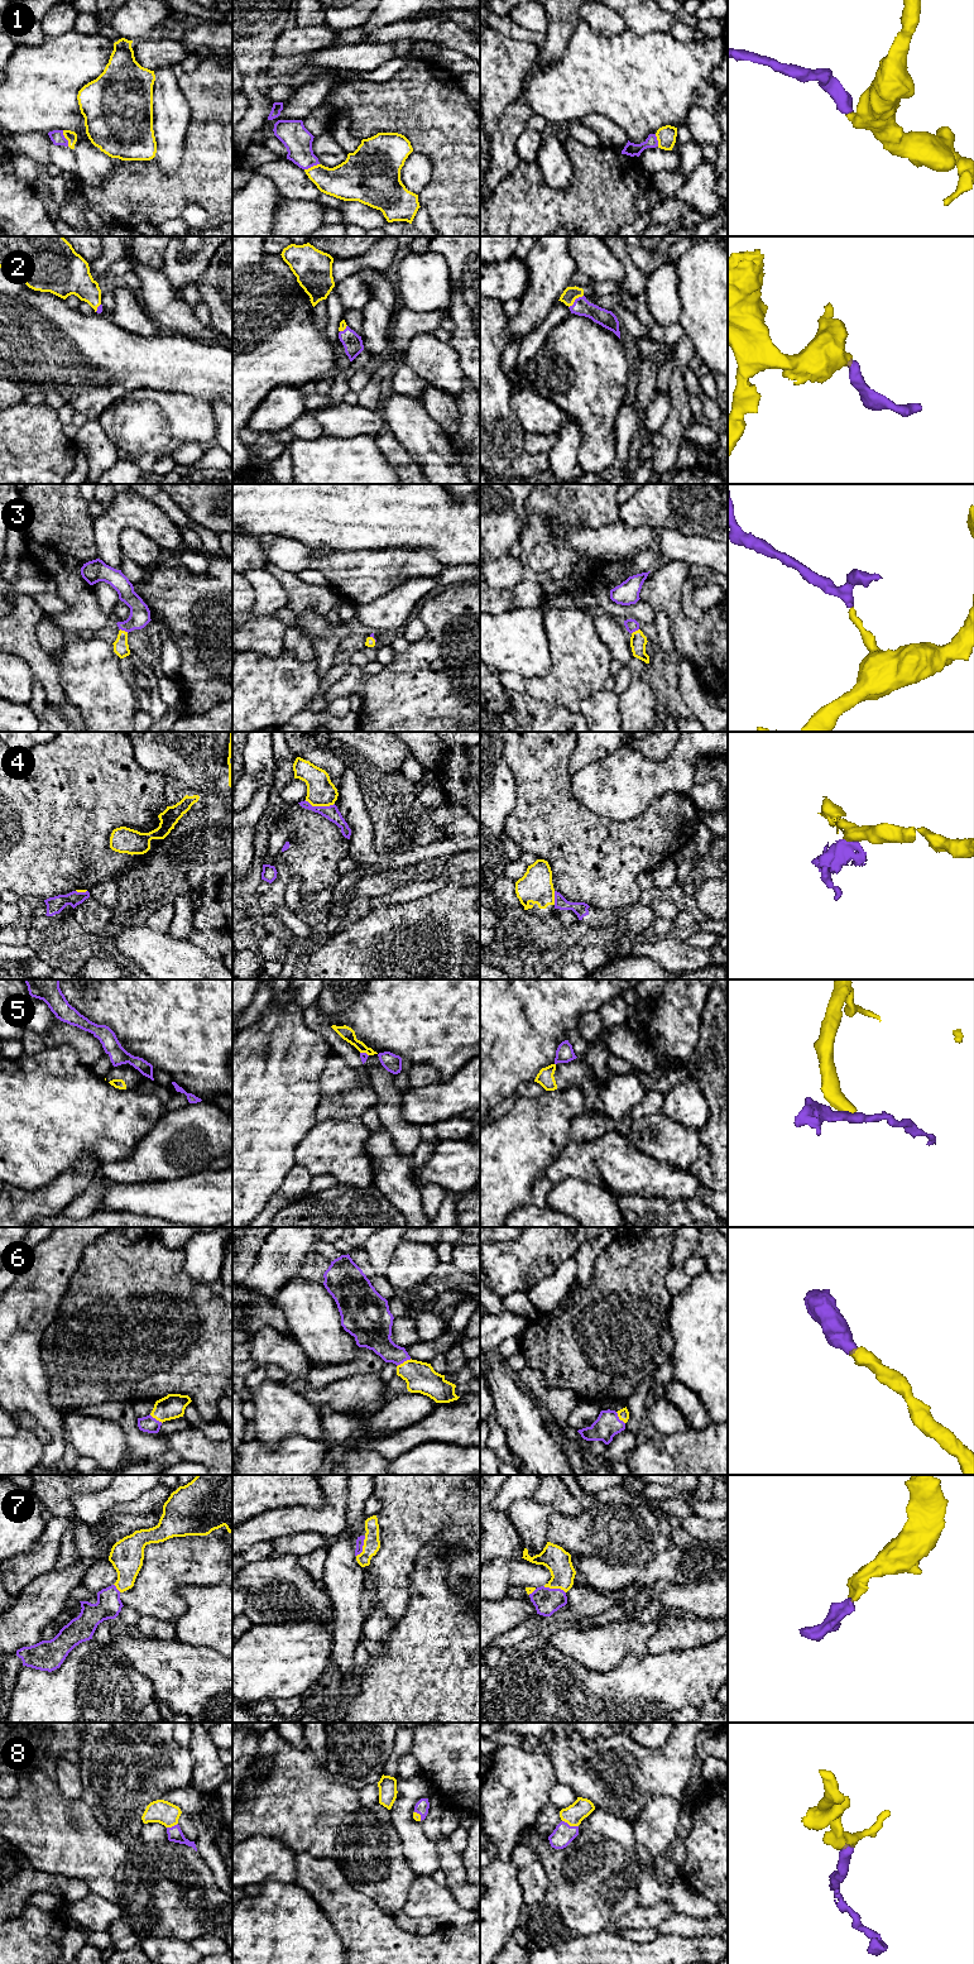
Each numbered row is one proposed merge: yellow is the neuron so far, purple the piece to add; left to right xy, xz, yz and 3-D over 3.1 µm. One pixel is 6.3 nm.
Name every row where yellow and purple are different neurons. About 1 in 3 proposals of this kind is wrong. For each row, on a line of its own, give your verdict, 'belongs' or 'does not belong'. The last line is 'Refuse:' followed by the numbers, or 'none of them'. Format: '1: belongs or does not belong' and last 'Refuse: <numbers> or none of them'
1: belongs
2: belongs
3: belongs
4: does not belong
5: does not belong
6: belongs
7: belongs
8: belongs
Refuse: 4, 5

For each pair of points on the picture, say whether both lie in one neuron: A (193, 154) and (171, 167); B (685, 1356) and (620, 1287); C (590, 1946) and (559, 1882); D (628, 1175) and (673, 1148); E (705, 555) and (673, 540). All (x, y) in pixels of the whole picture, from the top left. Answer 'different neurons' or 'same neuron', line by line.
A: different neurons
B: different neurons
C: different neurons
D: different neurons
E: same neuron

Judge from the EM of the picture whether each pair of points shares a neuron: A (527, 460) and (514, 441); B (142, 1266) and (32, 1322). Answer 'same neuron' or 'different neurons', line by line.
A: different neurons
B: different neurons

